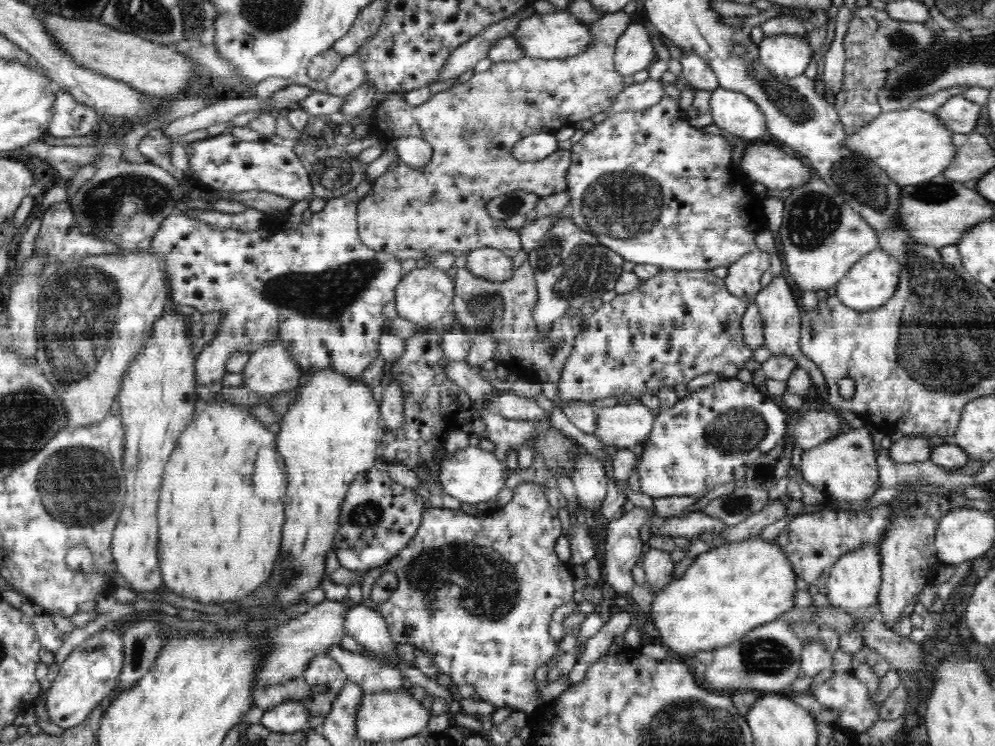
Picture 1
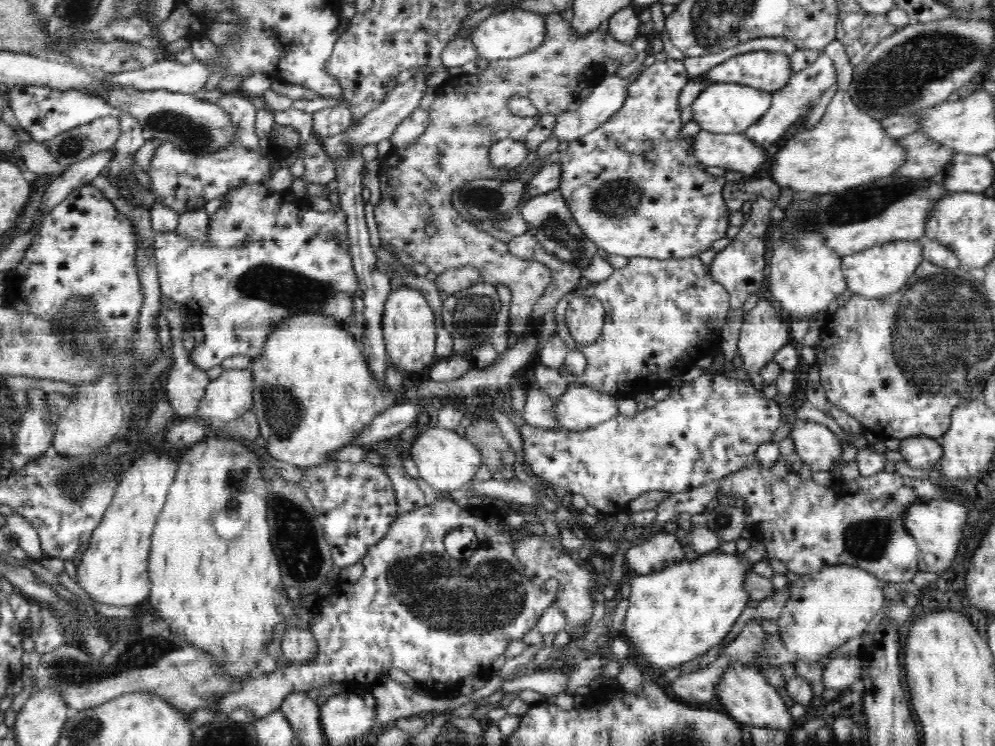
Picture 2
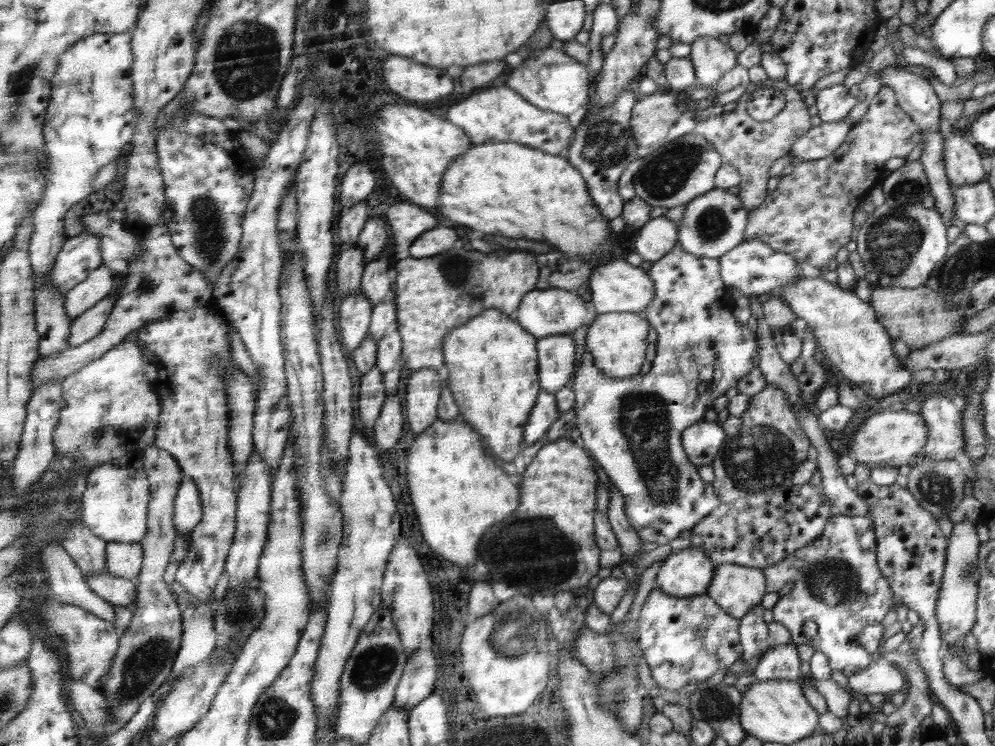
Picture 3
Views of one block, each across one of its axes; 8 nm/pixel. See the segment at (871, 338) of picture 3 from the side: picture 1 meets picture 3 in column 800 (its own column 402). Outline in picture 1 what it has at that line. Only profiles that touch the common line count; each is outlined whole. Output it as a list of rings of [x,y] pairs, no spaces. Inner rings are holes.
[[[431,261],[425,268],[412,269],[404,274],[396,285],[394,303],[399,317],[413,322],[420,332],[438,331],[441,330],[440,319],[452,308],[454,293],[452,279],[446,275],[446,271],[435,269]]]

